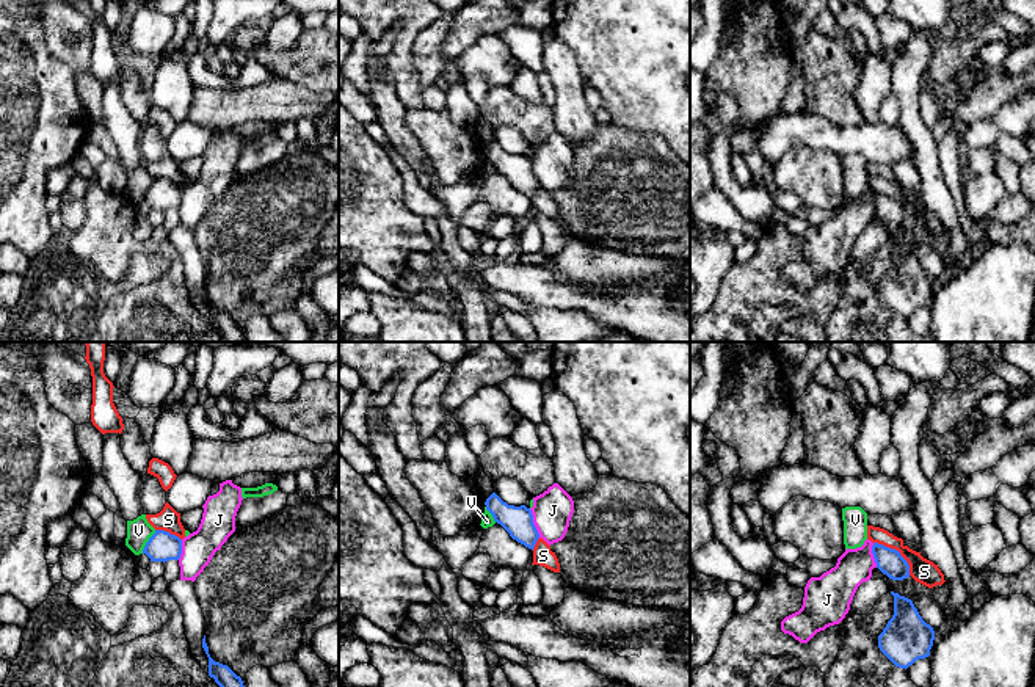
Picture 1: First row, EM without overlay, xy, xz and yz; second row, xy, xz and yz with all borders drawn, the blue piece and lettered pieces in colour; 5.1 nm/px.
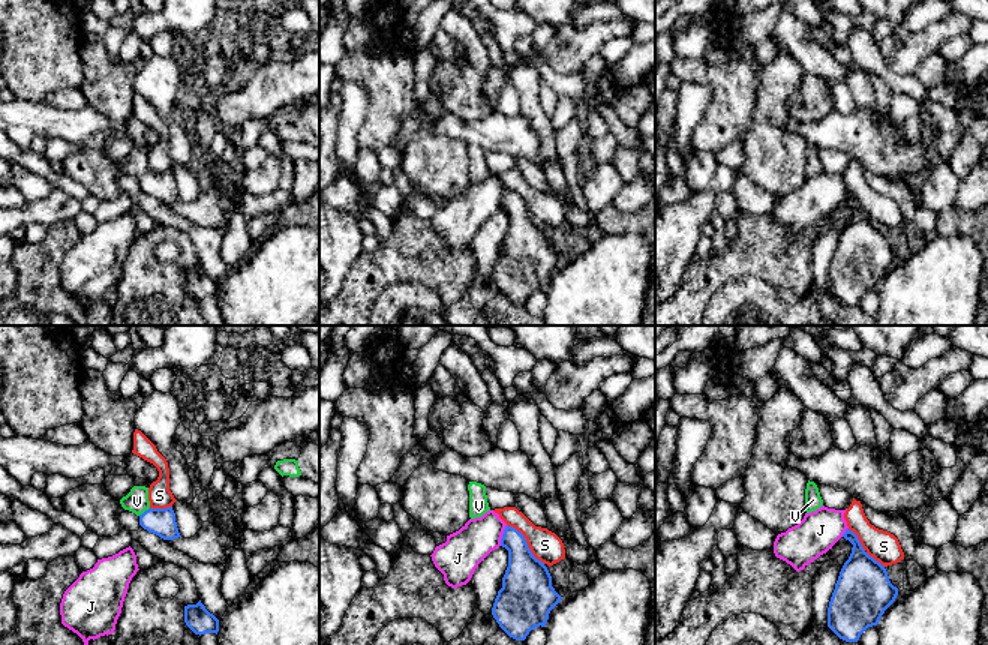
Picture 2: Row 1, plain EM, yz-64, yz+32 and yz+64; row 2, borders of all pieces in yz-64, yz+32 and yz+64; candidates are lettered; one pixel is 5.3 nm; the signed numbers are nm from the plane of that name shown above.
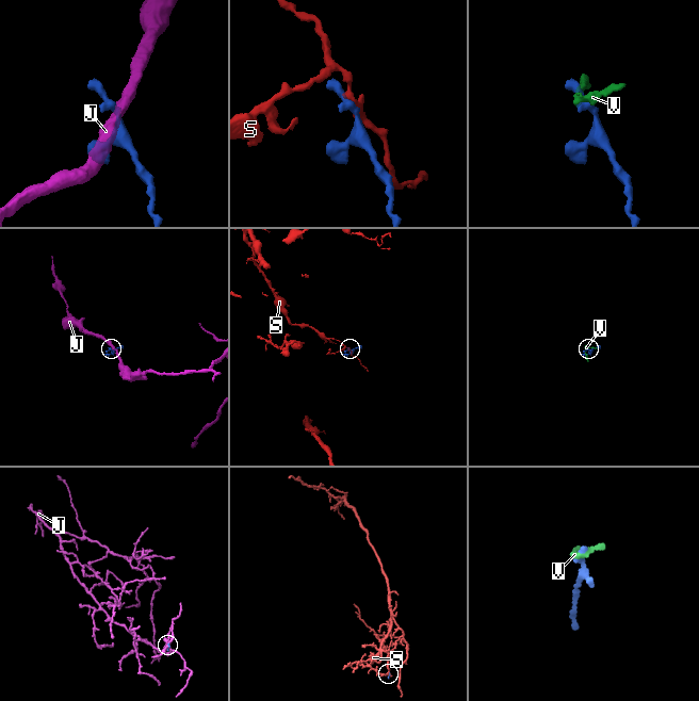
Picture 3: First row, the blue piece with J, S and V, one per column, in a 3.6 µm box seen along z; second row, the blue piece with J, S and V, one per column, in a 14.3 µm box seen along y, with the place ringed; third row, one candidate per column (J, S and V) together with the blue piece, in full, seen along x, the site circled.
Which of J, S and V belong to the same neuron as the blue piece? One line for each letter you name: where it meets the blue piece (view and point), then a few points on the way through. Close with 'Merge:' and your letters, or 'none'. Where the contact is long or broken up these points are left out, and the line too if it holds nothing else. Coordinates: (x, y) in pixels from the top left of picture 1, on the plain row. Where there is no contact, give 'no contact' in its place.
Merge: none

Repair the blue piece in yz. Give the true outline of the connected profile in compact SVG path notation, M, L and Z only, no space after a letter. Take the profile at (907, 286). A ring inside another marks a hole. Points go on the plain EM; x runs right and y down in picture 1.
M891 240L894 264L878 284L880 300L899 317L908 317L930 304L935 279L927 273L913 249Z

